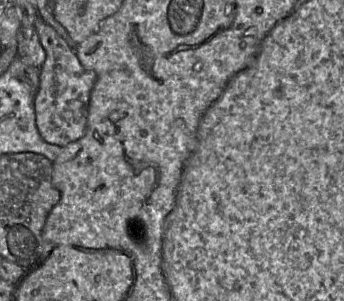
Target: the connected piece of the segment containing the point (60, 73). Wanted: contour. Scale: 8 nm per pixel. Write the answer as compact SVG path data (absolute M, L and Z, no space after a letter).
M37 17L34 27L46 53L45 62L40 68L40 83L34 100L36 126L47 143L62 148L80 139L86 131L95 74L80 63L75 50L41 17Z

